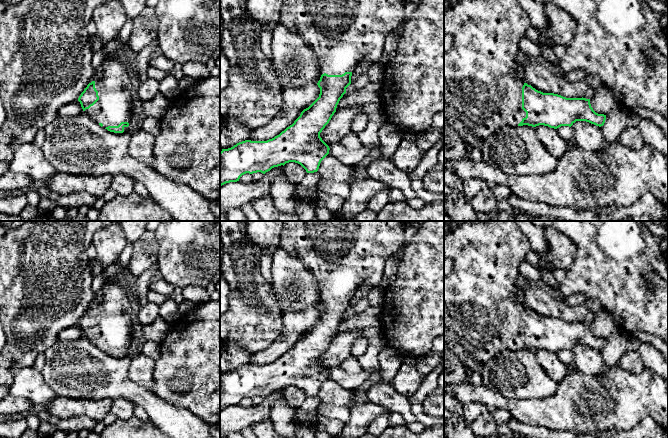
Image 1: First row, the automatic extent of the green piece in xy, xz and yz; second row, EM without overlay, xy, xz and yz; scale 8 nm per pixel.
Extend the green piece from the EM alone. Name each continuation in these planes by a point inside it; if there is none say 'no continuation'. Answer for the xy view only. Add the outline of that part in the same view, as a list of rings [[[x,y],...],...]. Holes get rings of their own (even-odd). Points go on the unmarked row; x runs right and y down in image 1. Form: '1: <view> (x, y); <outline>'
1: xy (115, 329); [[[117,275],[113,279],[105,281],[102,293],[102,302],[95,305],[99,324],[89,333],[86,333],[85,337],[97,348],[102,347],[103,352],[118,350],[121,346],[129,347],[134,334],[134,325],[131,317],[137,308],[134,296],[132,295],[130,281],[128,279],[123,280]]]

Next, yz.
1: yz (482, 317); [[[457,221],[449,234],[444,236],[444,259],[449,259],[453,265],[452,272],[444,276],[444,384],[482,385],[482,371],[485,364],[504,350],[517,351],[526,341],[526,336],[522,333],[522,311],[525,305],[517,301],[516,279],[518,267],[529,251],[528,239],[514,221],[474,221],[472,223]]]

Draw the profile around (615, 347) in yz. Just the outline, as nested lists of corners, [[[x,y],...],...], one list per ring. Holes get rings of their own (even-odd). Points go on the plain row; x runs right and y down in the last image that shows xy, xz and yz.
[[[620,329],[615,330],[607,339],[601,354],[608,366],[619,366],[621,357],[626,353],[628,335]]]

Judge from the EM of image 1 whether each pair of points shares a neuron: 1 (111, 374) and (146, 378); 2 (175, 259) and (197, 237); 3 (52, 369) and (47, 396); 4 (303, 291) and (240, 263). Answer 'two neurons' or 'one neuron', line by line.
1: two neurons
2: one neuron
3: two neurons
4: two neurons

